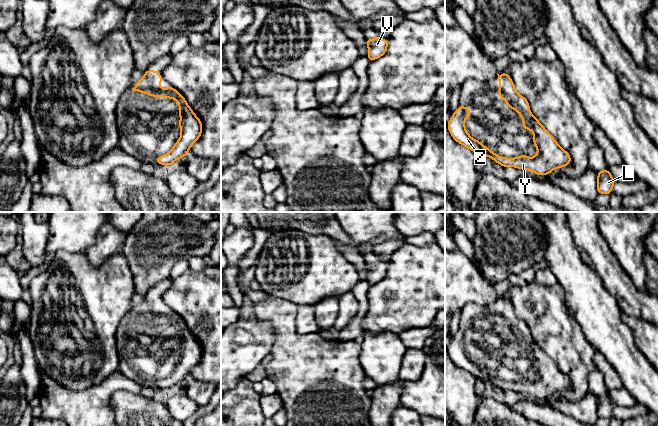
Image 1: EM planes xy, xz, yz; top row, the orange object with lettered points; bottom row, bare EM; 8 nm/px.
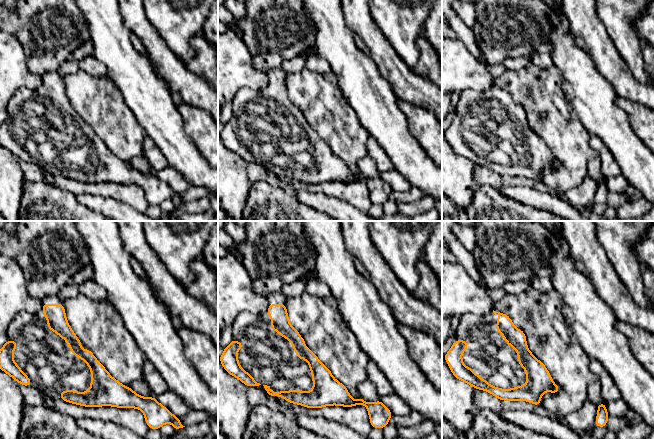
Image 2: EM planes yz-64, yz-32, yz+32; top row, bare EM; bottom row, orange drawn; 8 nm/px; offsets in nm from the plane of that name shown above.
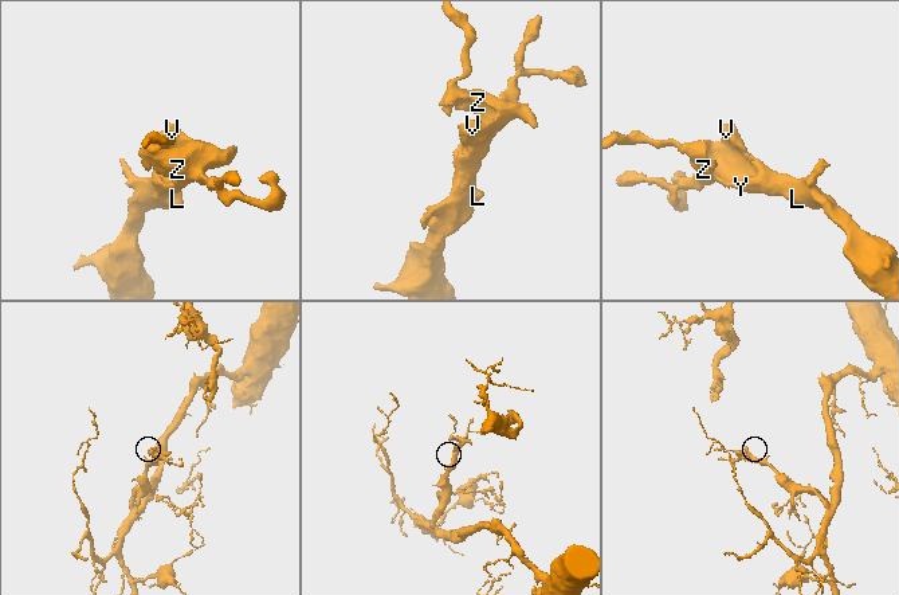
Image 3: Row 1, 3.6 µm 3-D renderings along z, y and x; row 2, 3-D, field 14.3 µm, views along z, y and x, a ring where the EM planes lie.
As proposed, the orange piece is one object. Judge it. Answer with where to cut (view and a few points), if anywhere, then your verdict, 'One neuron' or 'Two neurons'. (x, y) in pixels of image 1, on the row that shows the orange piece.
No split. One neuron

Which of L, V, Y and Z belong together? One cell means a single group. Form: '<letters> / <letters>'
L V Y Z

